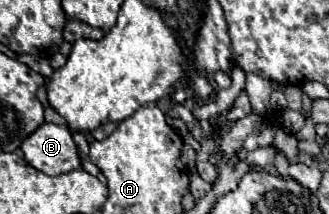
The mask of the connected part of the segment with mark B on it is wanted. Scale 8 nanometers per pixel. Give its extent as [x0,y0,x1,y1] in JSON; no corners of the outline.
[21,123,81,175]

